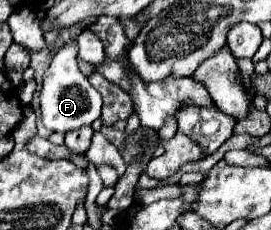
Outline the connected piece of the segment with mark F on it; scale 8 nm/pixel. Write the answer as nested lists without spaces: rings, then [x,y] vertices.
[[[66,44],[64,48],[60,48],[54,54],[54,58],[44,74],[44,80],[42,80],[42,92],[40,92],[42,124],[52,132],[76,130],[80,126],[86,126],[86,124],[92,124],[94,120],[98,120],[100,108],[102,108],[100,94],[92,88],[88,78],[78,68],[78,46]]]

